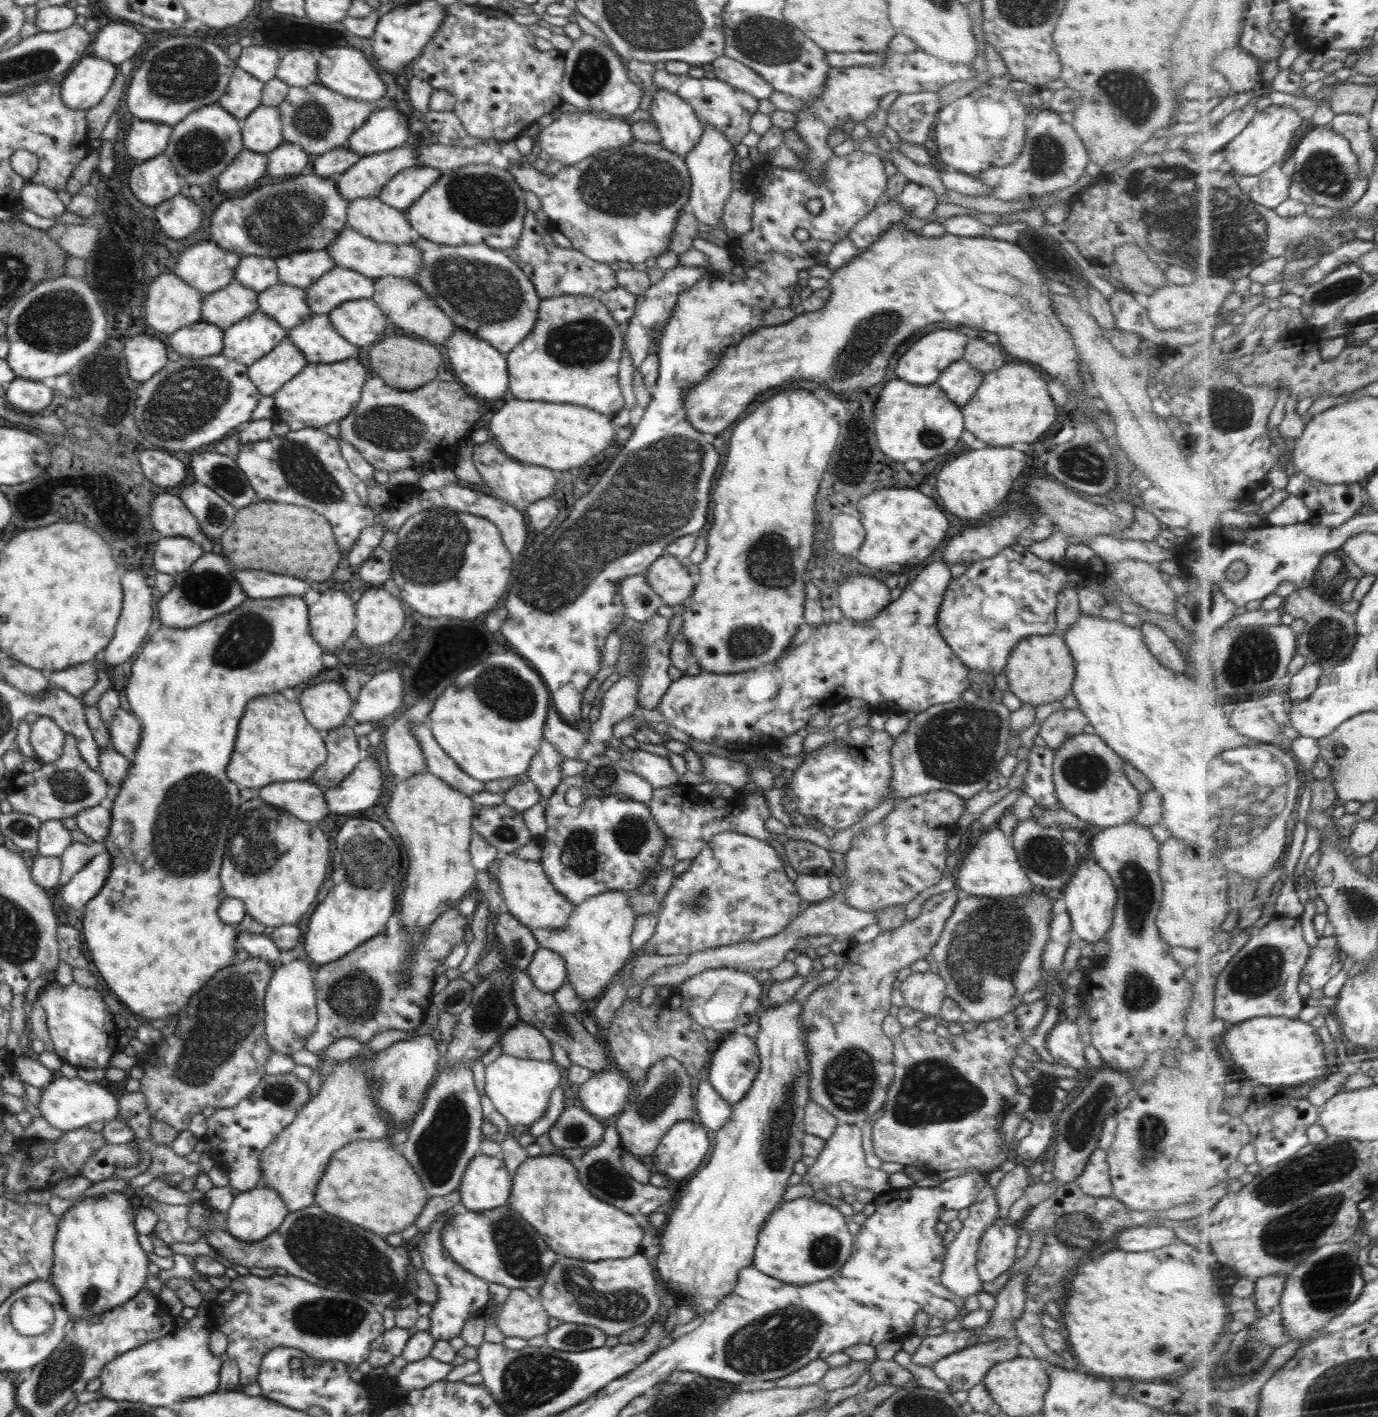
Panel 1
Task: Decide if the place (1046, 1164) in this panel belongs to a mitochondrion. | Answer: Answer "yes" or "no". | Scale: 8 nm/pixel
no

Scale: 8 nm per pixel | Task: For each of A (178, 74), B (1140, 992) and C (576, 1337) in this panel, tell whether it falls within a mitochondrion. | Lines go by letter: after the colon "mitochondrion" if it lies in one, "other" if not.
A: mitochondrion
B: mitochondrion
C: mitochondrion

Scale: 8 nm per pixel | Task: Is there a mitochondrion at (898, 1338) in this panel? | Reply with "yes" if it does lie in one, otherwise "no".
no

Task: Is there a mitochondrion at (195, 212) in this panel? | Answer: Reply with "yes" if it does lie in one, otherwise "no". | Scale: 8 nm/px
no

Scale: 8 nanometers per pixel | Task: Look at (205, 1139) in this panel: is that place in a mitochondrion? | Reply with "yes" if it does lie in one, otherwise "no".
no

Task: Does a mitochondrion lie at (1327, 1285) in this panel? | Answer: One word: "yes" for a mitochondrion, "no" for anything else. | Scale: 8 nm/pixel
yes

